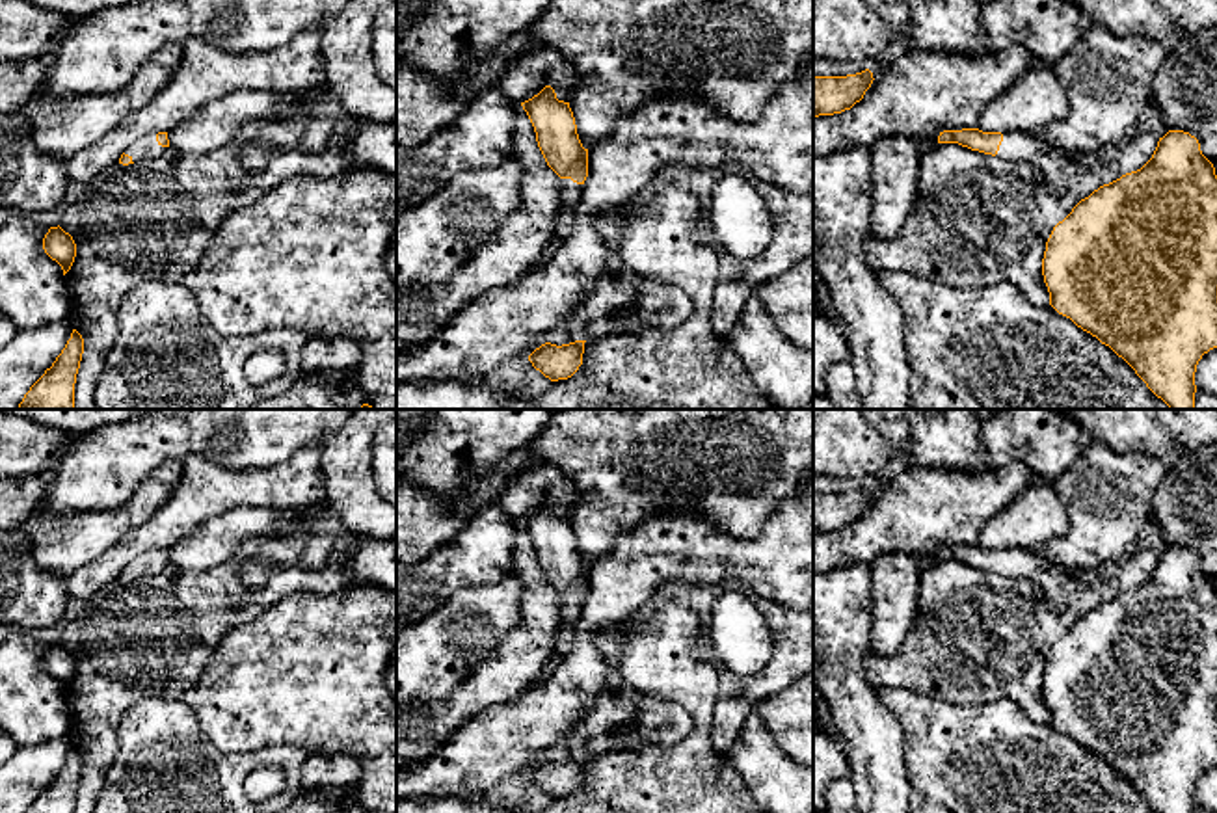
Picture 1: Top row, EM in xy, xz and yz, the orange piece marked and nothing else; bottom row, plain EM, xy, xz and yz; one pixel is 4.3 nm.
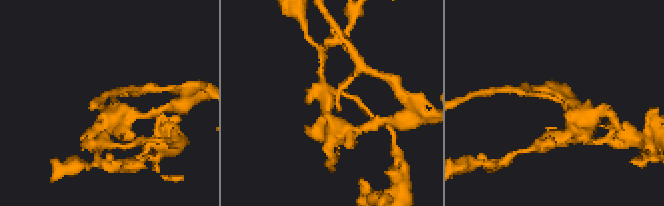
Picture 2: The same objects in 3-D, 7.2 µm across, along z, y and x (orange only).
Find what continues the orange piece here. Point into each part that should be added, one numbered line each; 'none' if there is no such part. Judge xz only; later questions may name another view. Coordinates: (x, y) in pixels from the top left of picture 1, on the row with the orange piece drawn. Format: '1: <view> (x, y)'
1: xz (570, 192)

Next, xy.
1: xy (146, 147)

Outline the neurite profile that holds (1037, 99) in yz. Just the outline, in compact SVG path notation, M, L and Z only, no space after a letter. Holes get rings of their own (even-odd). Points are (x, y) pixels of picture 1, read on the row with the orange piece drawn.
M1033 61L1018 82L990 100L977 119L983 132L1033 132L1068 113L1068 99L1051 67Z

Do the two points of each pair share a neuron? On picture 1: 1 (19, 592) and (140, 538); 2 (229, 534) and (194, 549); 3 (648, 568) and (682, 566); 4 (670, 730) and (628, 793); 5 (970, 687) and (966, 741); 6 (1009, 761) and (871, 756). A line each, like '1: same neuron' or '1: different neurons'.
1: different neurons
2: same neuron
3: same neuron
4: different neurons
5: different neurons
6: different neurons

